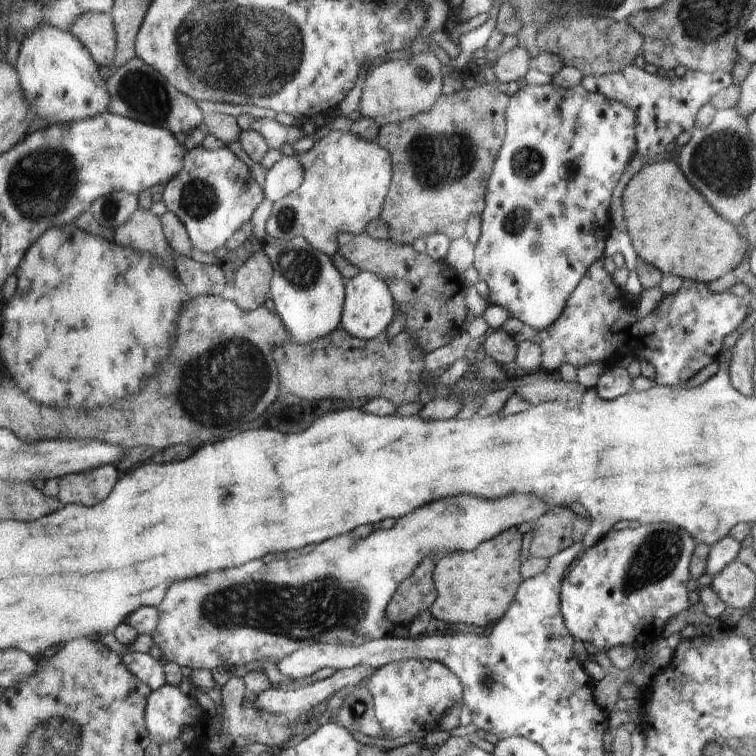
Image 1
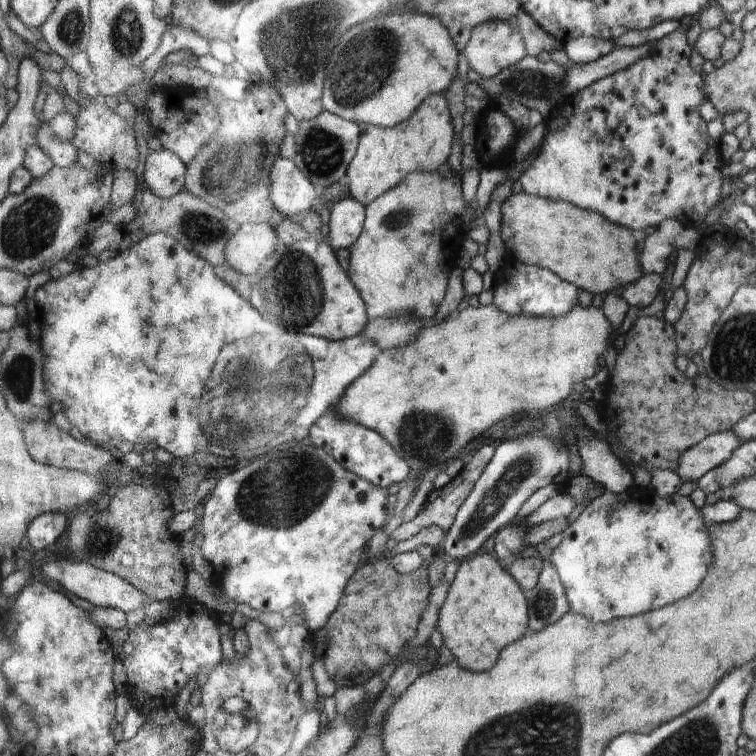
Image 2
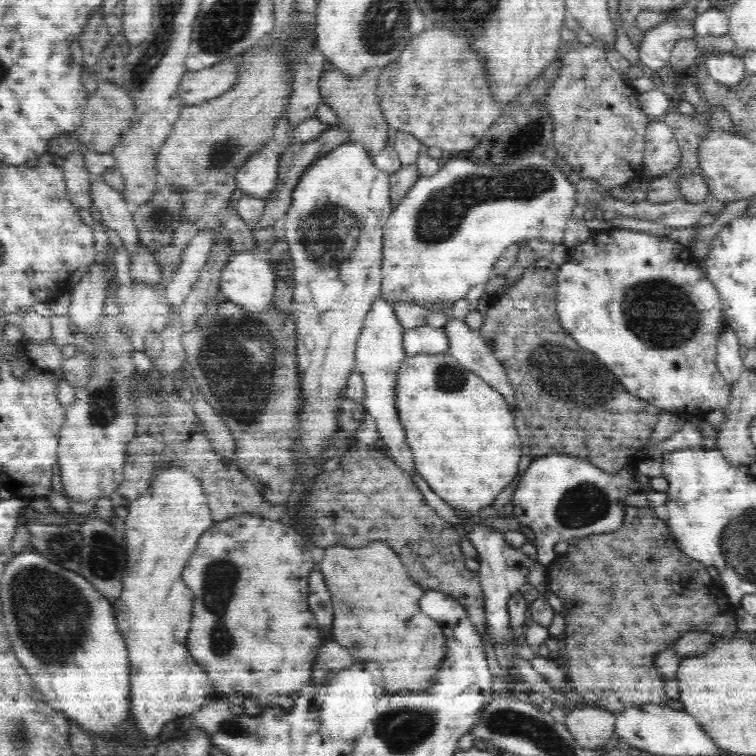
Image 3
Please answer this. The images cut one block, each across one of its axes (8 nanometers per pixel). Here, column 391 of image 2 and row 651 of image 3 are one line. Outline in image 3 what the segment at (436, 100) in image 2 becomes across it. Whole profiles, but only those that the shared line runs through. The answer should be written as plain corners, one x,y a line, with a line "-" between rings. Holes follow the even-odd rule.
168,464
152,478
150,490
146,494
129,502
130,512
125,517
128,560
122,580
123,592
113,602
113,610
118,630
124,634
128,659
132,666
132,722
152,739
160,735
165,723
184,715
190,716
195,710
199,710
210,688
208,675
187,649
186,640
191,628
195,595
182,578
182,572
194,553
200,534
215,524
210,508
204,502
204,487
200,480
192,476
192,471
180,470
176,468
176,464

